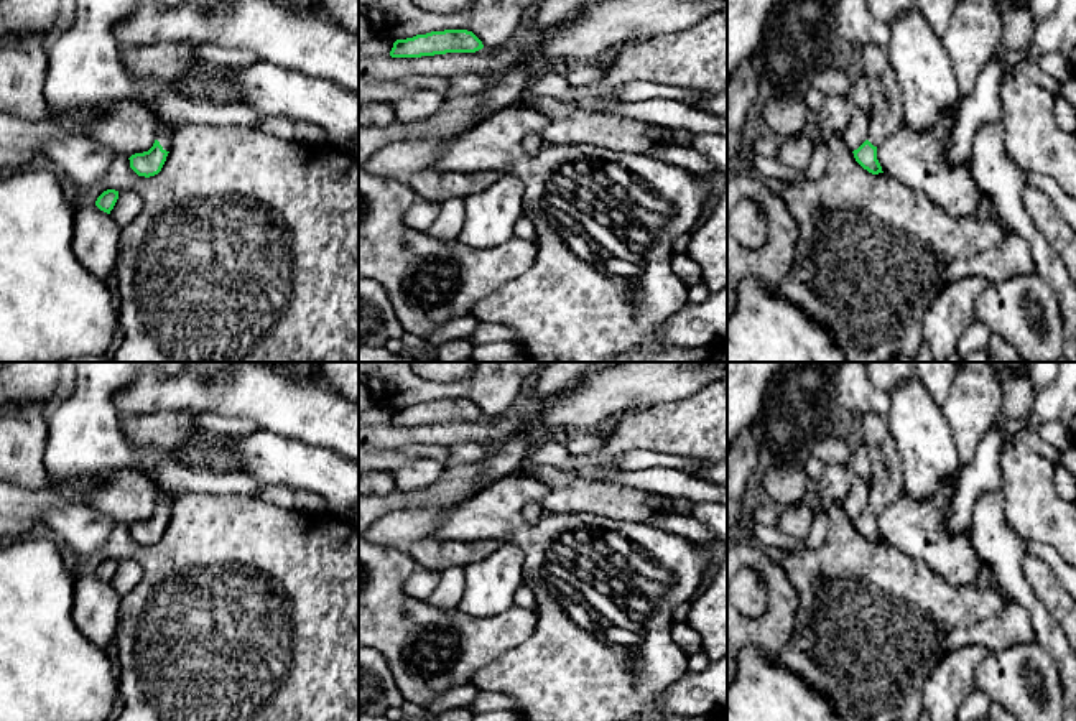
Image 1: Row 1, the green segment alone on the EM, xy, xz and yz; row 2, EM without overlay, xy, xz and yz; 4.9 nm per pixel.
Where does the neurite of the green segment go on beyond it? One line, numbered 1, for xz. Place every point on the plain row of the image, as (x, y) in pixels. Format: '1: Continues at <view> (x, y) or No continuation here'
1: No continuation here

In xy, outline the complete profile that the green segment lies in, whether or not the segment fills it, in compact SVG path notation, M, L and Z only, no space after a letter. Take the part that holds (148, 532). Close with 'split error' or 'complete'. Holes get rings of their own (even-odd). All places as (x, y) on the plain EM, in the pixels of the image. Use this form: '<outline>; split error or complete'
M161 487L161 491L163 495L160 497L158 507L155 509L153 515L148 520L135 522L128 527L130 537L138 545L150 547L158 543L166 530L174 497L171 497L169 491L166 491L165 487Z; split error

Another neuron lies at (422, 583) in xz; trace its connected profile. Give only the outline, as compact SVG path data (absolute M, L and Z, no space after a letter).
M418 568L403 584L403 591L416 599L426 599L438 586L441 573Z

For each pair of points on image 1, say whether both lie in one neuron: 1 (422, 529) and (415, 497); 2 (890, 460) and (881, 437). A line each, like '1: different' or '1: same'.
1: different
2: same

